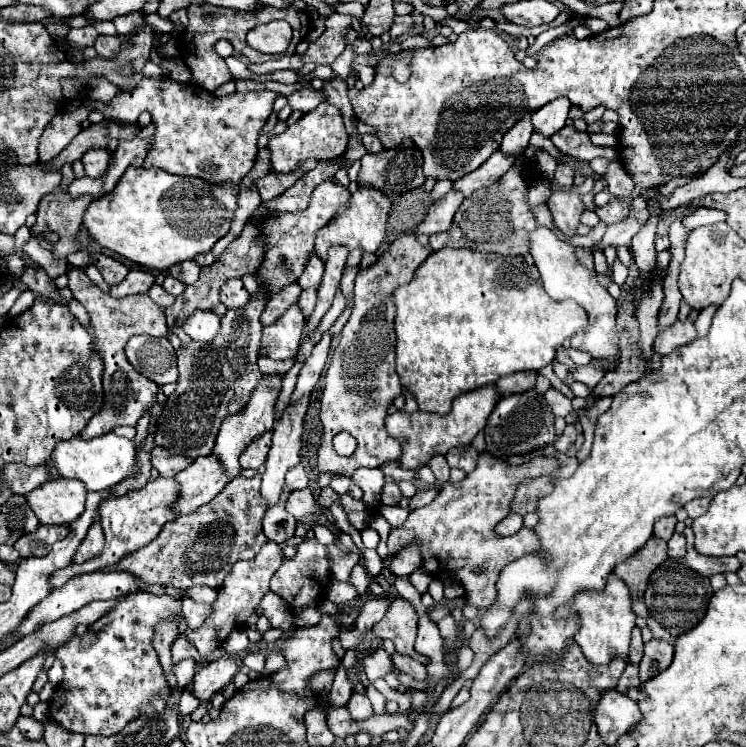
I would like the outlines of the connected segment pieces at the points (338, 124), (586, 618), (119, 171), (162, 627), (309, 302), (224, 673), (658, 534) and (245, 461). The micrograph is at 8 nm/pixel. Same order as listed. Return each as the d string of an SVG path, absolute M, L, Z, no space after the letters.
M321 102L315 110L303 114L293 126L289 126L283 134L273 136L267 144L267 148L271 150L271 166L277 172L289 172L295 168L295 164L299 164L299 160L305 158L321 158L321 160L329 160L329 158L337 158L345 152L347 148L347 130L341 118L341 112L335 106L329 106L325 102Z
M611 574L607 580L607 586L603 592L585 590L581 592L571 604L571 612L579 612L581 626L575 632L575 642L581 646L585 658L595 666L607 666L611 660L621 658L629 662L629 642L631 642L631 630L635 626L635 612L631 610L631 598L625 588L625 584Z
M133 138L133 140L121 140L119 142L119 148L115 150L115 154L111 156L111 162L109 162L109 168L103 176L103 194L109 194L115 184L119 182L119 178L123 176L123 172L129 168L129 166L143 166L143 158L147 154L151 146L151 138L147 140L141 140L141 138Z
M161 622L155 634L155 650L159 654L159 662L165 670L165 674L169 674L173 670L173 662L171 662L171 644L177 638L177 624L175 622Z
M303 290L303 292L301 292L297 304L299 304L299 308L303 310L305 318L311 316L311 310L315 308L315 302L317 302L317 292L315 292L315 290Z
M221 656L219 660L209 662L205 668L201 668L195 674L189 692L201 702L209 702L213 694L223 690L233 680L237 670L239 666L231 656Z
M665 516L665 518L659 518L659 520L655 522L655 534L653 534L653 536L655 536L657 540L667 542L667 540L671 538L673 530L675 530L675 524L677 524L675 516Z
M265 432L263 436L255 438L247 448L245 452L241 454L239 462L241 462L241 468L259 468L265 458L267 458L267 452L269 452L269 446L271 446L271 432Z

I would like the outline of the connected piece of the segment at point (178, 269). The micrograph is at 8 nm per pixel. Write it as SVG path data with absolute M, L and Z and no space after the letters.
M187 260L187 262L177 262L175 266L171 266L171 268L169 268L169 274L175 276L177 280L181 280L183 284L191 284L191 282L197 280L199 270L201 270L201 268L197 266L195 260Z

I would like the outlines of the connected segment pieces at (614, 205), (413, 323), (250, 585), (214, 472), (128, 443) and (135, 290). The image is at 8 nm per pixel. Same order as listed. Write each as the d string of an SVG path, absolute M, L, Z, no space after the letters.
M611 198L605 206L595 208L595 214L599 216L601 222L605 224L615 224L615 222L623 222L631 216L631 202L627 200L619 200L619 198Z
M441 248L439 252L431 252L417 268L409 286L399 286L393 292L393 302L397 306L395 334L401 384L415 394L419 410L441 416L451 410L451 402L459 394L493 384L515 372L539 372L553 362L557 346L587 324L587 312L577 302L555 302L547 296L537 268L525 264L521 256L499 256L471 248Z
M273 540L265 542L265 544L261 546L259 554L257 554L253 560L235 562L235 566L233 566L231 572L227 574L223 586L217 590L219 596L217 596L217 600L213 602L213 612L211 612L211 616L203 622L201 628L197 628L197 630L193 630L193 632L187 632L189 640L195 644L195 648L199 650L199 654L201 654L203 658L209 658L209 656L225 642L225 638L227 638L233 630L241 628L241 626L249 620L249 616L255 612L255 608L257 608L257 604L261 602L261 598L269 592L269 580L271 580L271 576L277 572L277 568L281 566L281 562L283 562L281 546L279 546L277 542L273 542Z
M205 456L181 470L175 476L175 482L179 484L179 496L171 504L171 510L181 516L209 504L225 488L229 478L223 474L223 468L215 456Z
M109 432L93 440L81 440L75 436L71 440L57 442L51 458L63 478L81 480L85 482L87 490L101 492L117 486L123 478L131 476L131 468L135 466L135 454L137 454L137 448L133 440L125 436L117 436L115 432Z
M131 270L129 276L121 284L111 286L109 296L123 298L123 296L129 296L129 294L145 294L145 292L149 292L149 288L151 288L153 282L155 282L155 276L151 272Z

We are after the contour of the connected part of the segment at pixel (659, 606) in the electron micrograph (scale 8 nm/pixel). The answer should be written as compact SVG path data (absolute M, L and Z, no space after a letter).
M667 558L649 578L643 602L647 606L647 610L651 612L651 616L671 632L673 638L689 632L693 626L699 624L699 620L703 620L705 610L707 610L707 602L713 596L713 588L709 584L709 578L689 570L687 566L679 564L673 558Z

